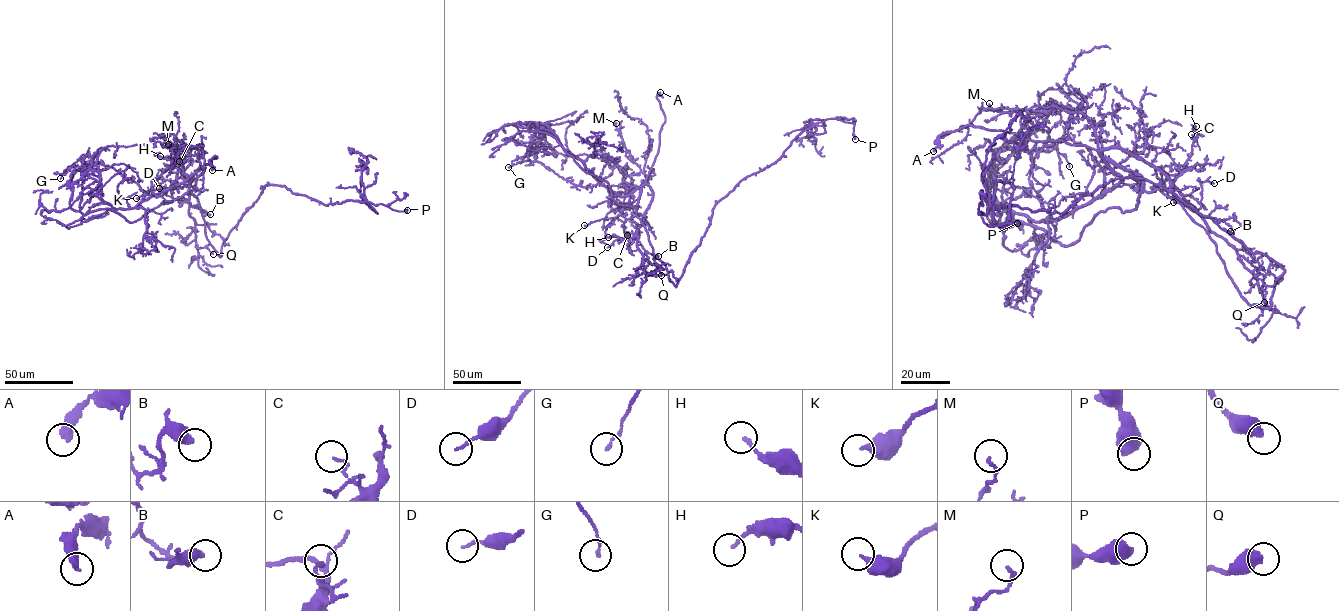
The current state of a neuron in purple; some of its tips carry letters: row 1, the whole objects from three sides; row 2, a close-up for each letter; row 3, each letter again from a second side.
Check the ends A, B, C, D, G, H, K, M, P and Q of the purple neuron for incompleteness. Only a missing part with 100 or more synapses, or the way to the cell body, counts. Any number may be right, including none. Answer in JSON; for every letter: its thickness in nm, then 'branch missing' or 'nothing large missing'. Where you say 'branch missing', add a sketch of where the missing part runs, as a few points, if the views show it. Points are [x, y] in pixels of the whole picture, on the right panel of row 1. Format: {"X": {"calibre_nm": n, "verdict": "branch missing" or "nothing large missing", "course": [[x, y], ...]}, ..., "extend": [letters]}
{"A": {"calibre_nm": 440, "verdict": "branch missing"}, "B": {"calibre_nm": 480, "verdict": "nothing large missing"}, "C": {"calibre_nm": 100, "verdict": "nothing large missing"}, "D": {"calibre_nm": 120, "verdict": "nothing large missing"}, "G": {"calibre_nm": 150, "verdict": "nothing large missing"}, "H": {"calibre_nm": 170, "verdict": "nothing large missing"}, "K": {"calibre_nm": 360, "verdict": "nothing large missing"}, "M": {"calibre_nm": 150, "verdict": "nothing large missing"}, "P": {"calibre_nm": 650, "verdict": "nothing large missing"}, "Q": {"calibre_nm": 550, "verdict": "nothing large missing"}, "extend": ["A"]}

